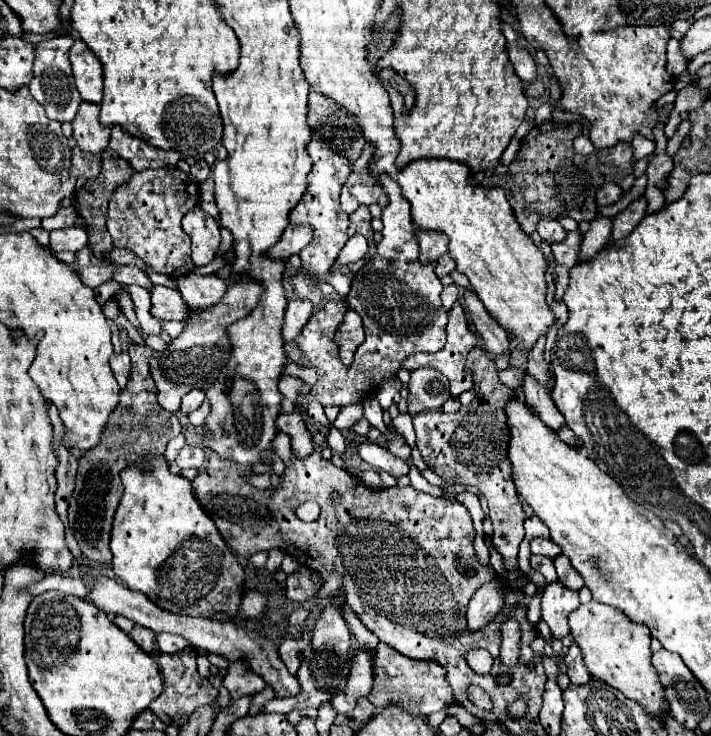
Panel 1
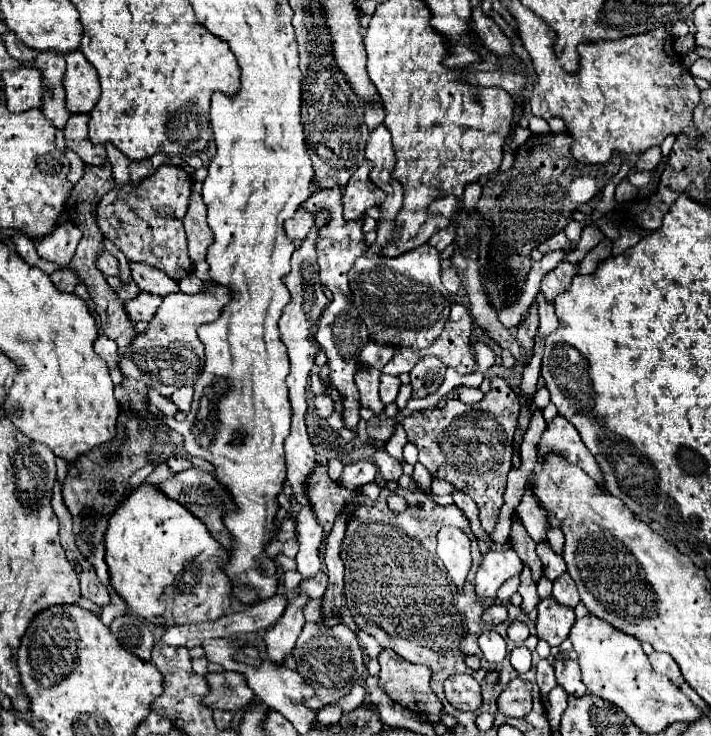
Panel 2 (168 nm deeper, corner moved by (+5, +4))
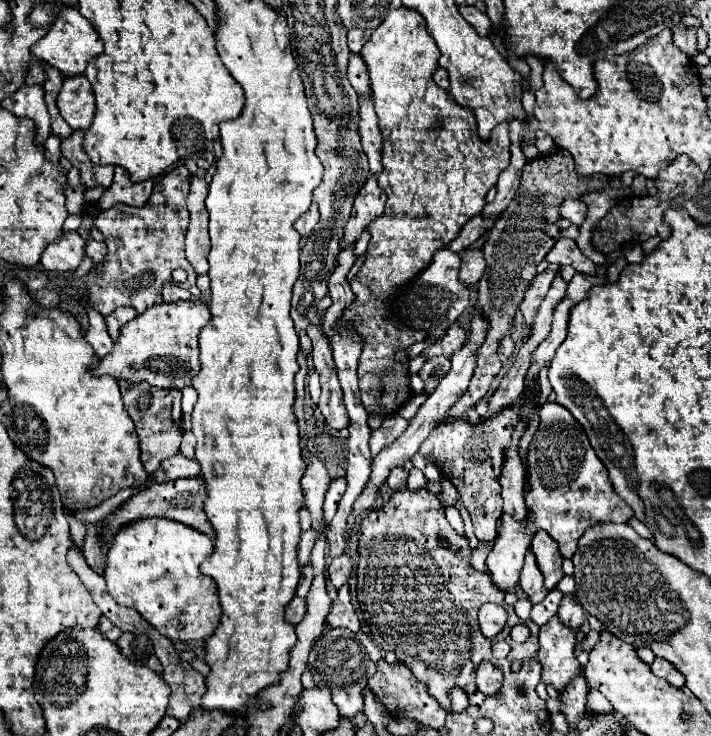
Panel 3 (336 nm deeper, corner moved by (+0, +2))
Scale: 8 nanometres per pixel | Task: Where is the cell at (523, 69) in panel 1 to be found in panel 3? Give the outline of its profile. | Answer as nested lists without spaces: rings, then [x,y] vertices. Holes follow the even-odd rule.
[[[462,4],[462,6],[458,6],[460,8],[460,14],[476,28],[476,32],[480,34],[480,36],[490,36],[490,32],[492,32],[492,22],[490,22],[490,18],[486,16],[486,14],[482,14],[482,12],[478,12],[474,6],[466,6],[466,4]]]

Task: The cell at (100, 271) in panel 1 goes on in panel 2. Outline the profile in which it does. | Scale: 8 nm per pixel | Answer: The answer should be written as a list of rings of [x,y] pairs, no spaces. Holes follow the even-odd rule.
[[[61,268],[61,270],[53,272],[49,278],[51,278],[53,284],[57,284],[57,290],[61,290],[61,292],[73,292],[75,286],[79,284],[77,274],[69,268]]]

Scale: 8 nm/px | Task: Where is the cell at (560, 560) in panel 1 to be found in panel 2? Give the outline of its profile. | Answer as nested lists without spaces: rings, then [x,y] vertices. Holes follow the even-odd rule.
[[[567,572],[553,582],[553,598],[557,598],[557,602],[561,602],[563,606],[569,606],[569,608],[575,608],[579,604],[579,594],[577,594],[575,582],[569,578]]]

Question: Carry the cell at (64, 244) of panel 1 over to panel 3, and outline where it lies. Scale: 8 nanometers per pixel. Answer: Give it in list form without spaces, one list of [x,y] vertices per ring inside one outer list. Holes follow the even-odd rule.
[[[64,232],[62,240],[48,244],[40,264],[54,272],[74,272],[84,258],[86,240],[78,232]]]

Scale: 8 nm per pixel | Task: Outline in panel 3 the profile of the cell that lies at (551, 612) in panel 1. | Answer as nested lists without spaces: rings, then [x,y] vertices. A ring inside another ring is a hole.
[[[558,616],[550,618],[540,628],[540,652],[538,662],[542,664],[542,682],[562,690],[574,676],[580,674],[580,664],[574,656],[576,630],[562,624]]]

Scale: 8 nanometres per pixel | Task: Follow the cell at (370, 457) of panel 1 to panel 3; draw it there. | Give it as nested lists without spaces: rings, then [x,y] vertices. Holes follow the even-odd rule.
[[[398,466],[398,468],[394,468],[394,470],[390,472],[386,484],[388,484],[392,490],[404,490],[404,488],[406,488],[406,478],[408,478],[408,472],[406,472],[402,466]]]

